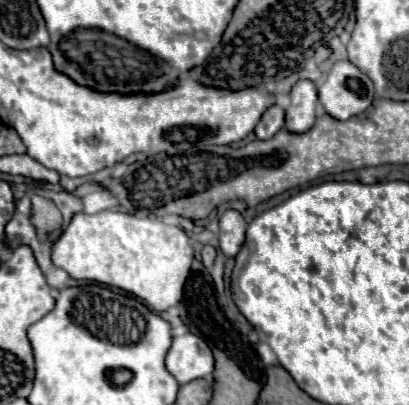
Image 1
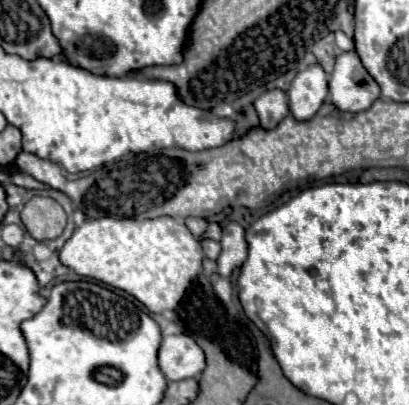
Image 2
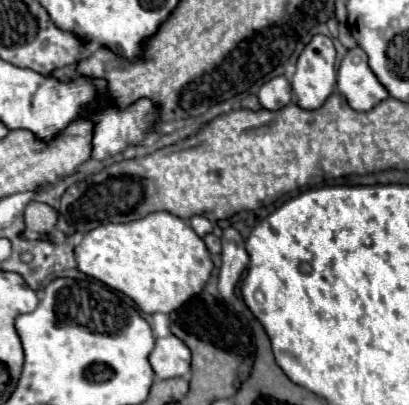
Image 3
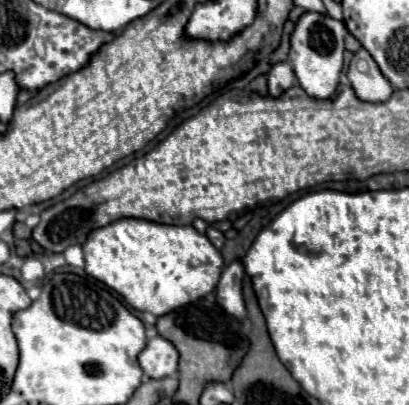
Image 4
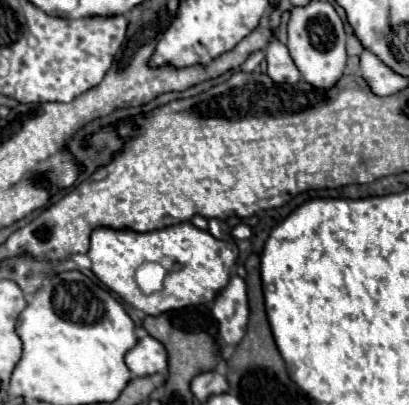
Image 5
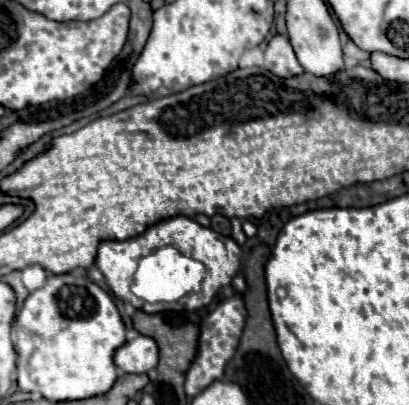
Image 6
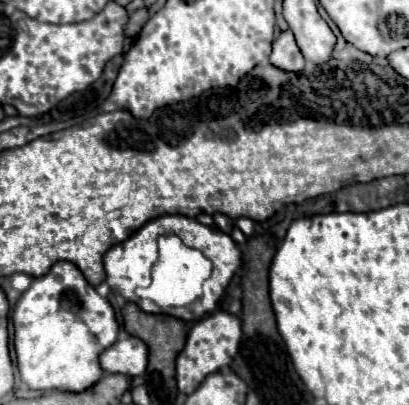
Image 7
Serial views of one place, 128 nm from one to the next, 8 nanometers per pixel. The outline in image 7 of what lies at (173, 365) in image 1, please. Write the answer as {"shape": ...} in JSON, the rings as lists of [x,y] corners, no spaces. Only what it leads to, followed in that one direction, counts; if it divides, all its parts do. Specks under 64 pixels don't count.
{"shape":[[[126,338],[114,342],[100,354],[100,366],[108,374],[140,376],[148,364],[148,348],[140,338]]]}

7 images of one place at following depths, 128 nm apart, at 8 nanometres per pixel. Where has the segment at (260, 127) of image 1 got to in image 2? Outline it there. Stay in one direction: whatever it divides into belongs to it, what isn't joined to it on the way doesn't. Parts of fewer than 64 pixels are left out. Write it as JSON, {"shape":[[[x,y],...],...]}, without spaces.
{"shape":[[[280,88],[266,90],[262,96],[258,96],[254,100],[254,108],[260,116],[262,128],[274,128],[290,112],[286,92]]]}

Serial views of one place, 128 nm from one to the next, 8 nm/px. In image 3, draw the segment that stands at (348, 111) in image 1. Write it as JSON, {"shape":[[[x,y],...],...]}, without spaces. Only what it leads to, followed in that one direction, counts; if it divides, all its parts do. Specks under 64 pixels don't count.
{"shape":[[[352,48],[338,68],[338,90],[354,110],[370,110],[388,98],[388,90],[376,80],[362,48]]]}

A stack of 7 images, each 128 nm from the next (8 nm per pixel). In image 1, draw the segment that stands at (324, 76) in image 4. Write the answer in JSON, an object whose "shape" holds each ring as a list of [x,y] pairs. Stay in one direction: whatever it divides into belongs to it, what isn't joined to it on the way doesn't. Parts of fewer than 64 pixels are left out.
{"shape":[[[298,80],[290,90],[290,106],[286,108],[286,130],[306,132],[316,120],[318,96],[314,80]]]}

